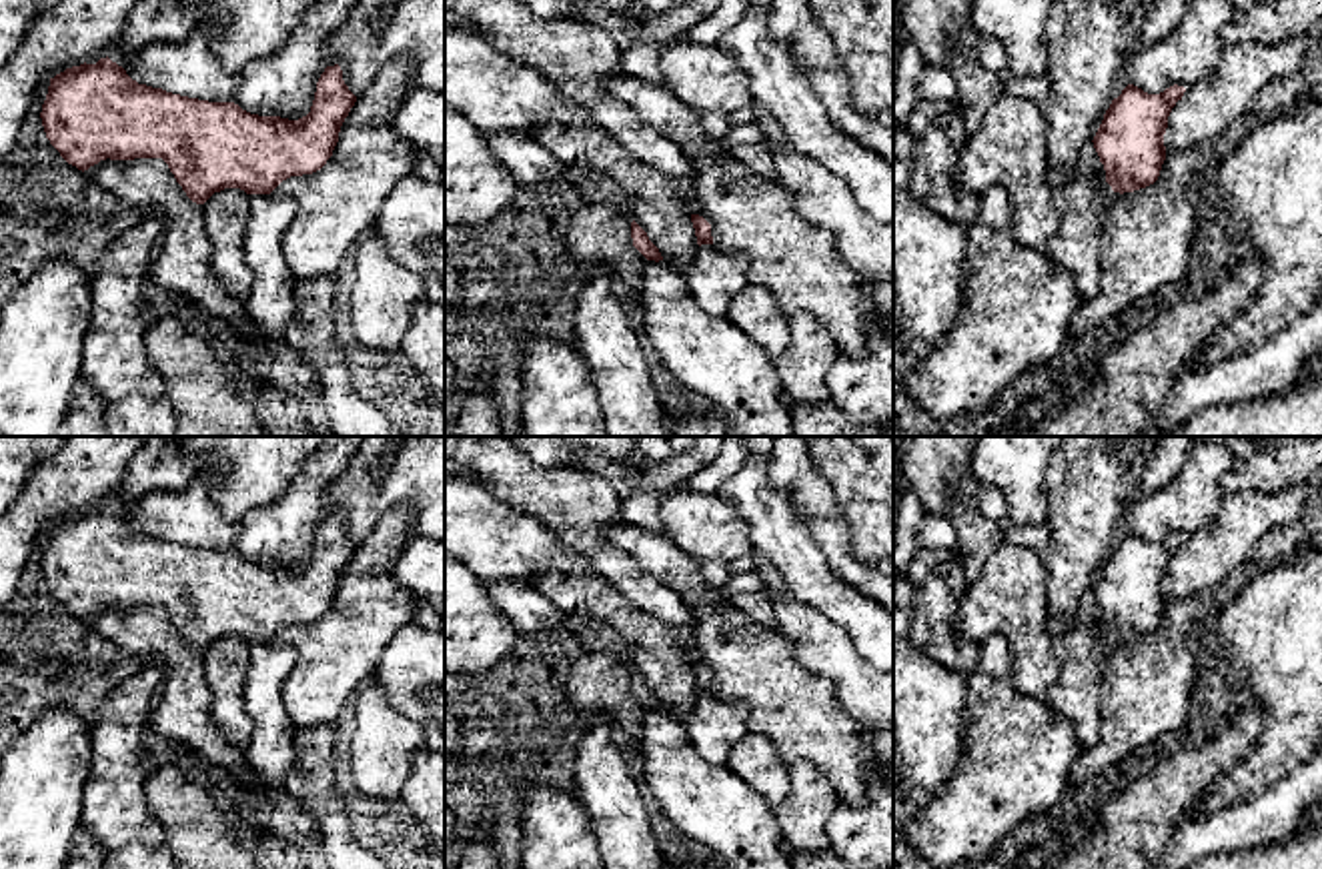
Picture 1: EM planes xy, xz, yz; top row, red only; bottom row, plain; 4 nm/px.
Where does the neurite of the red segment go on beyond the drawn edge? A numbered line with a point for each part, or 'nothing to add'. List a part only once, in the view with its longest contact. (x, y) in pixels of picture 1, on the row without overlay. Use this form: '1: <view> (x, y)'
nothing to add

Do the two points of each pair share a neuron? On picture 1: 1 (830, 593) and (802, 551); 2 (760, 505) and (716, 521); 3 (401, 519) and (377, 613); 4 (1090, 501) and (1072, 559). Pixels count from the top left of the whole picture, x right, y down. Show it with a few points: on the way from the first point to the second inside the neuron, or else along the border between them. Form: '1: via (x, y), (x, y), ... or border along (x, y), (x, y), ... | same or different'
1: via (820, 583), (802, 561) | same
2: border along (716, 493), (736, 507), (748, 527), (754, 549) | different
3: via (383, 543), (379, 549), (377, 589) | same
4: via (1084, 515), (1078, 545) | same

